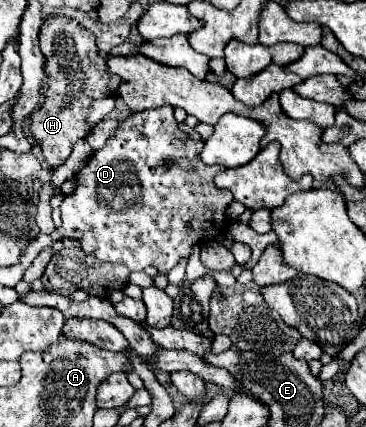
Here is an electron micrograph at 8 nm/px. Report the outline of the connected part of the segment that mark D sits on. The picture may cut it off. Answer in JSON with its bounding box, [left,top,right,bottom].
[50,108,234,272]

